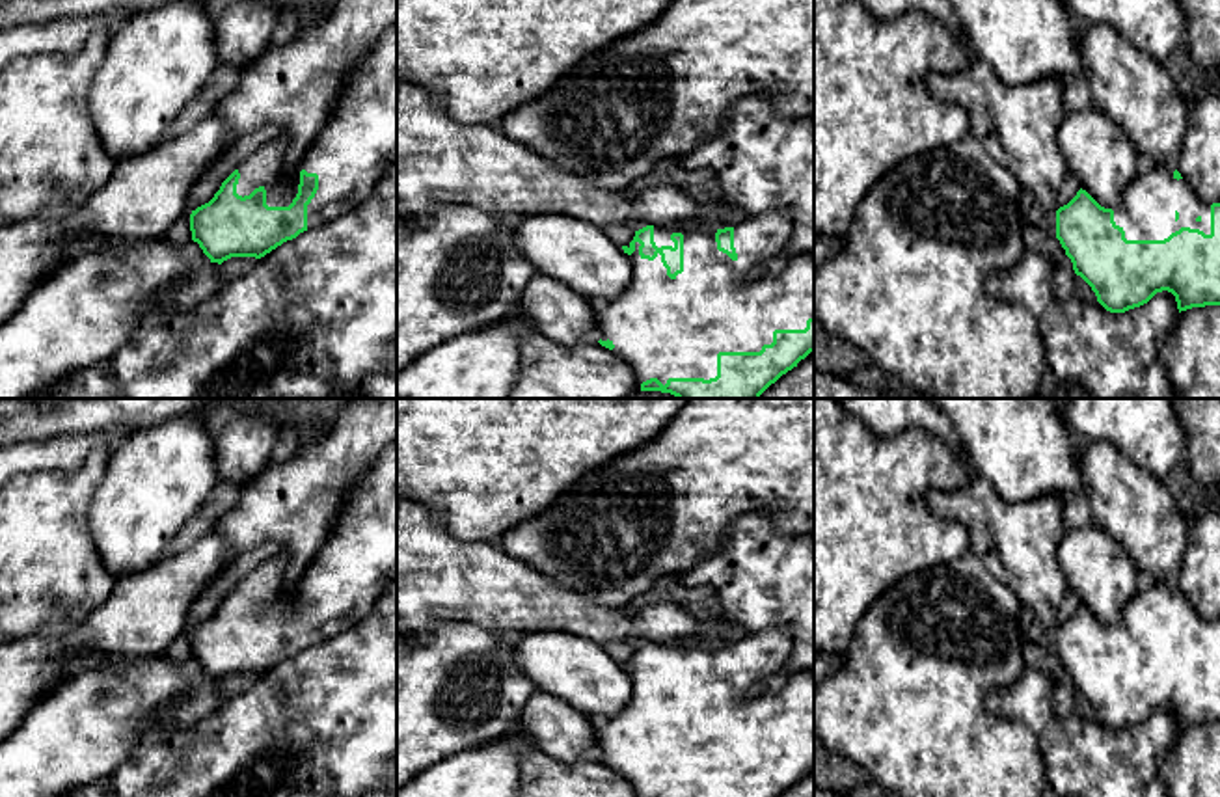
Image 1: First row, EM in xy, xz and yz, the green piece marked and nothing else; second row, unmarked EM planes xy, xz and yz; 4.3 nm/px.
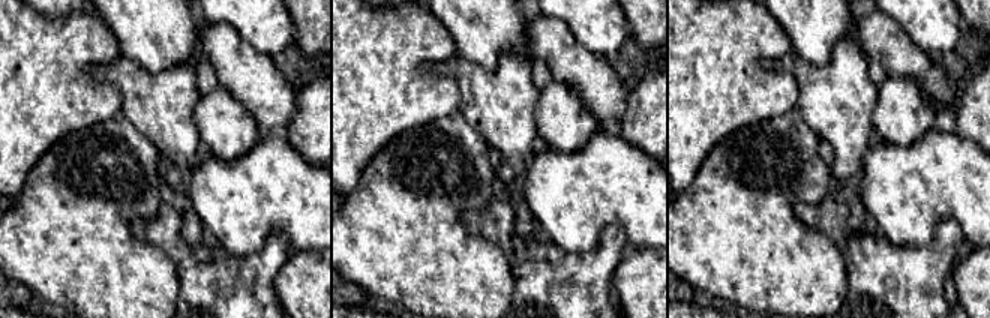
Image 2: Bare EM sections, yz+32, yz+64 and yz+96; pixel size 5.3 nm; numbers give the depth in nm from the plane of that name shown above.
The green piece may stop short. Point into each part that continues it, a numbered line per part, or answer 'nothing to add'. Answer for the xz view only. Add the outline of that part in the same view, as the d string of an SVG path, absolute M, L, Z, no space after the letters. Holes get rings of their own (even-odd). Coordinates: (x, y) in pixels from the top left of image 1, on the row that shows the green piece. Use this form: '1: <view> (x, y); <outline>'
1: xz (664, 328); M784 214L749 216L745 222L734 225L734 248L738 259L732 261L726 253L717 250L717 227L654 227L654 242L657 248L672 246L672 233L684 235L684 272L674 279L667 276L661 255L654 261L639 255L639 242L630 255L633 277L630 287L611 302L596 302L596 328L592 343L611 341L615 356L624 359L635 372L637 382L643 384L657 378L663 385L669 378L715 378L719 352L760 352L764 344L773 343L775 330L805 330L807 320L814 318L814 253L803 253L788 259L782 266L767 270L766 263L779 257L792 235L792 220Z

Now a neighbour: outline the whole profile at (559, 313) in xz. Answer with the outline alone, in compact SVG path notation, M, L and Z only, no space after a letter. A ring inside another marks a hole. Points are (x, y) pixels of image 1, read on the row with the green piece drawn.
M542 274L533 276L525 285L522 313L535 322L536 331L566 348L589 343L594 335L596 302Z

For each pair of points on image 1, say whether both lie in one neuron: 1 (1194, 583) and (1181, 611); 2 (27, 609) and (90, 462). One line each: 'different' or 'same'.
1: different
2: same

